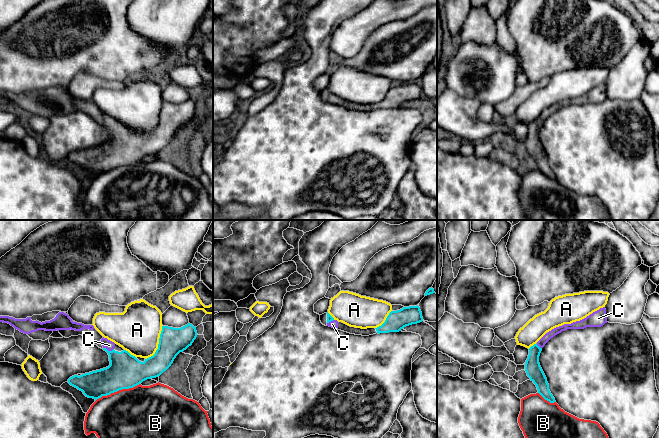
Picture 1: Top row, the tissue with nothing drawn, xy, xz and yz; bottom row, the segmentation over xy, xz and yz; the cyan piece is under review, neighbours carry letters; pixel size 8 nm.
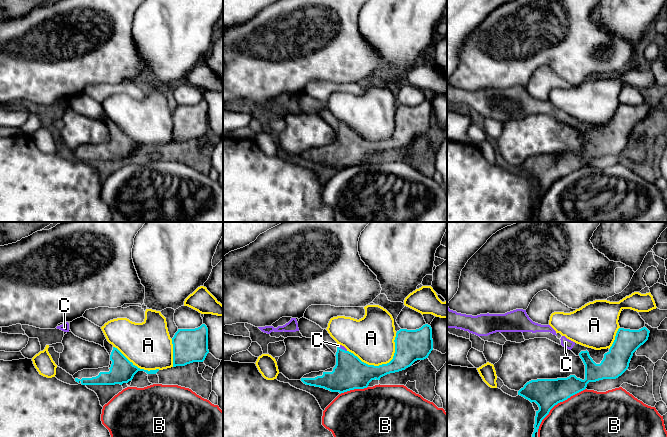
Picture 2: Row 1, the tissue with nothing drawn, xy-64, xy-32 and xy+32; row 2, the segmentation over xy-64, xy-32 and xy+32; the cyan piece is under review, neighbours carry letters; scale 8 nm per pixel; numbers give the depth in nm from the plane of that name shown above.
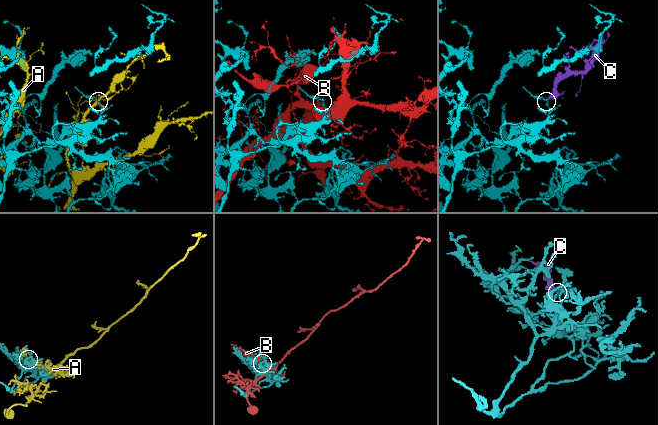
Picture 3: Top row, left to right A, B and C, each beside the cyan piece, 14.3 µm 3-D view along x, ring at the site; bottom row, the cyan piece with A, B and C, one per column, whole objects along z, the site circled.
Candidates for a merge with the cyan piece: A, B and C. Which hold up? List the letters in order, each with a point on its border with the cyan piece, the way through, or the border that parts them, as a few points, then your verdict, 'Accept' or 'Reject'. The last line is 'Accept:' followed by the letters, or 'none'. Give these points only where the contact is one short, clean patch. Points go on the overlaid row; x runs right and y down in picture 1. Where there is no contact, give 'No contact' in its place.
A: Touches cyan at xy (158, 344). Reject
B: Touches cyan at xy (117, 390). Reject
C: Touches cyan at xy (107, 350). Path across: xy (125, 371), (123, 365), (107, 350), (109, 345). Accept
Accept: C

